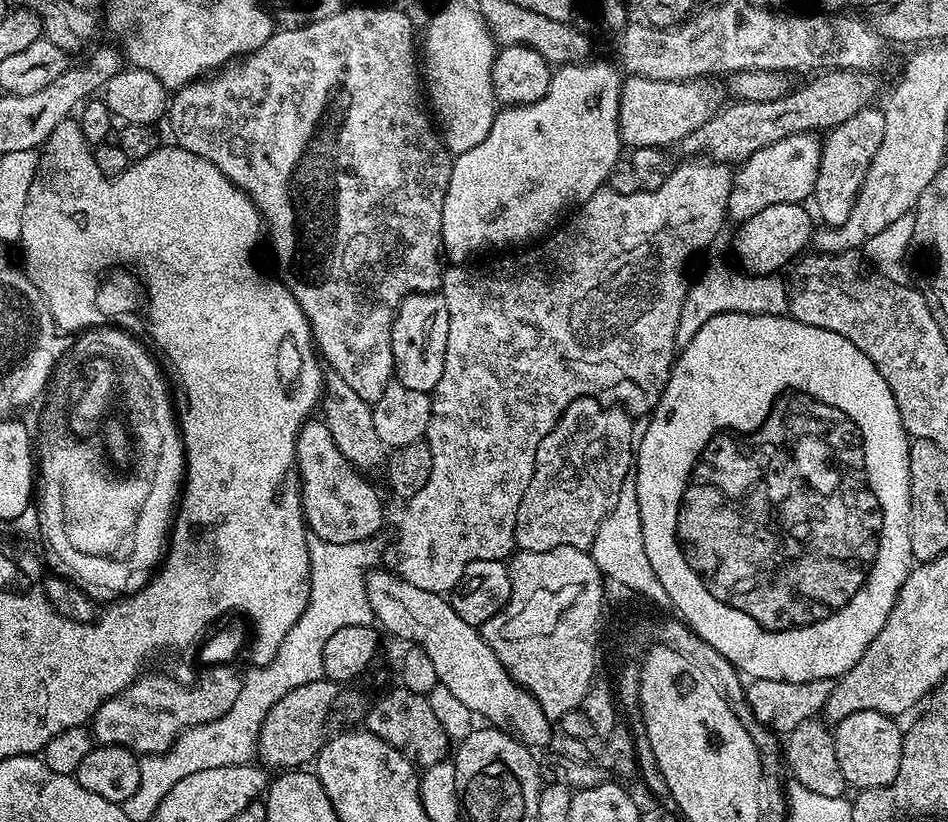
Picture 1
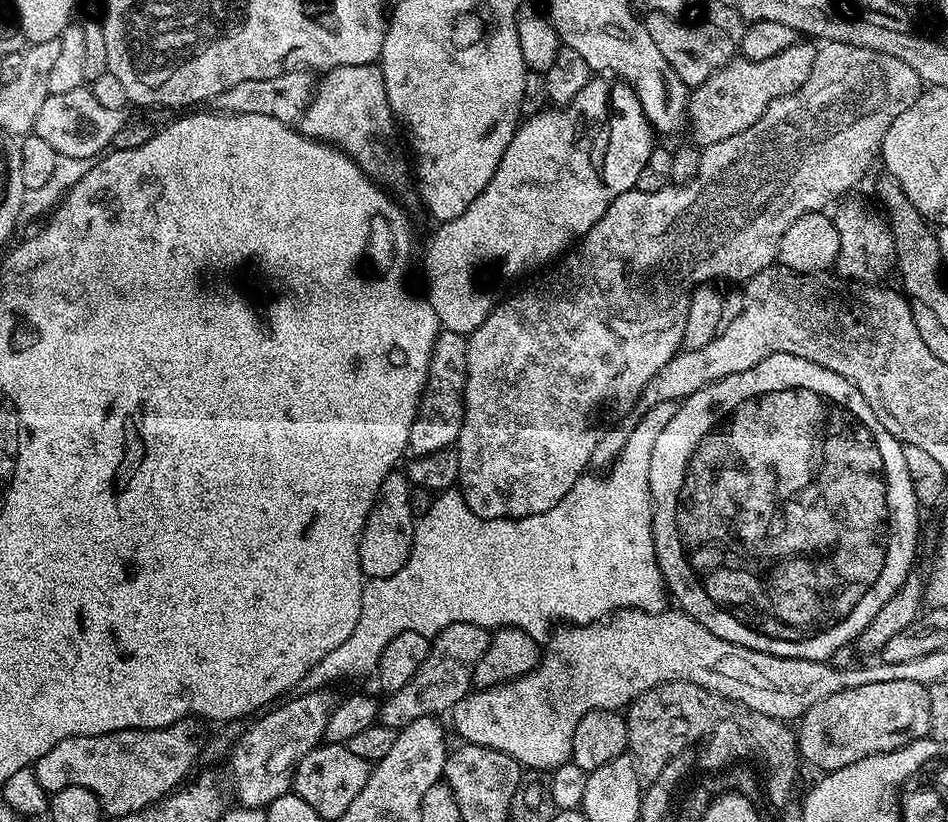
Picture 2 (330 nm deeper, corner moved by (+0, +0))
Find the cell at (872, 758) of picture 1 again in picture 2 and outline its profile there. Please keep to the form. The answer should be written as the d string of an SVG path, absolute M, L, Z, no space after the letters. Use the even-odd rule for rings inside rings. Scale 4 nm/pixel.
M895 680L854 686L854 690L841 690L838 694L830 694L830 698L822 698L822 702L814 702L814 706L800 717L795 733L801 761L825 773L923 740L930 730L928 688L918 682Z

